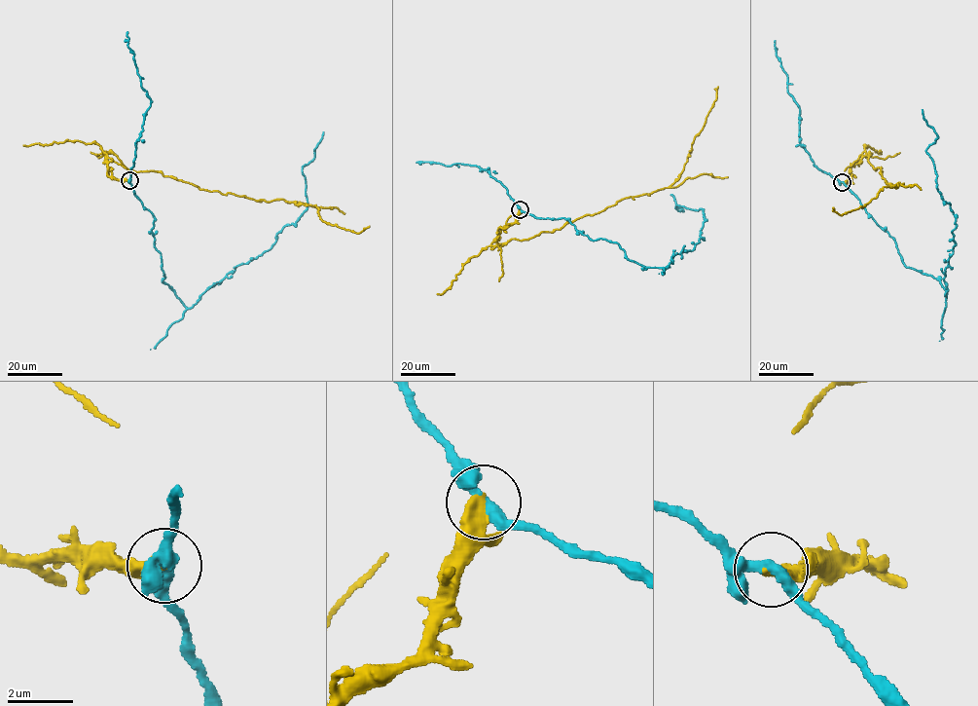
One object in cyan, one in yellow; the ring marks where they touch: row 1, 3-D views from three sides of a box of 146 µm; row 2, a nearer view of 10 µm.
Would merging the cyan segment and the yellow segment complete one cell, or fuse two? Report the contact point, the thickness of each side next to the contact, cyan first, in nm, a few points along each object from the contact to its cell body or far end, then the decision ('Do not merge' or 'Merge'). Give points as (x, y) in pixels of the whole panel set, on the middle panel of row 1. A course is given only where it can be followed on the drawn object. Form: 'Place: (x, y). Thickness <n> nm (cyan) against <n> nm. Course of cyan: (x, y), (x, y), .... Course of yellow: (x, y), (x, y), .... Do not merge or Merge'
Place: (520, 209). Thickness 360 nm (cyan) against 400 nm. Course of cyan: (520, 209), (665, 267), (704, 238), (703, 209), (677, 210), (670, 194). Course of yellow: (520, 209), (514, 223), (499, 228), (498, 243), (553, 232), (626, 198), (670, 186), (679, 177), (718, 86). Do not merge

